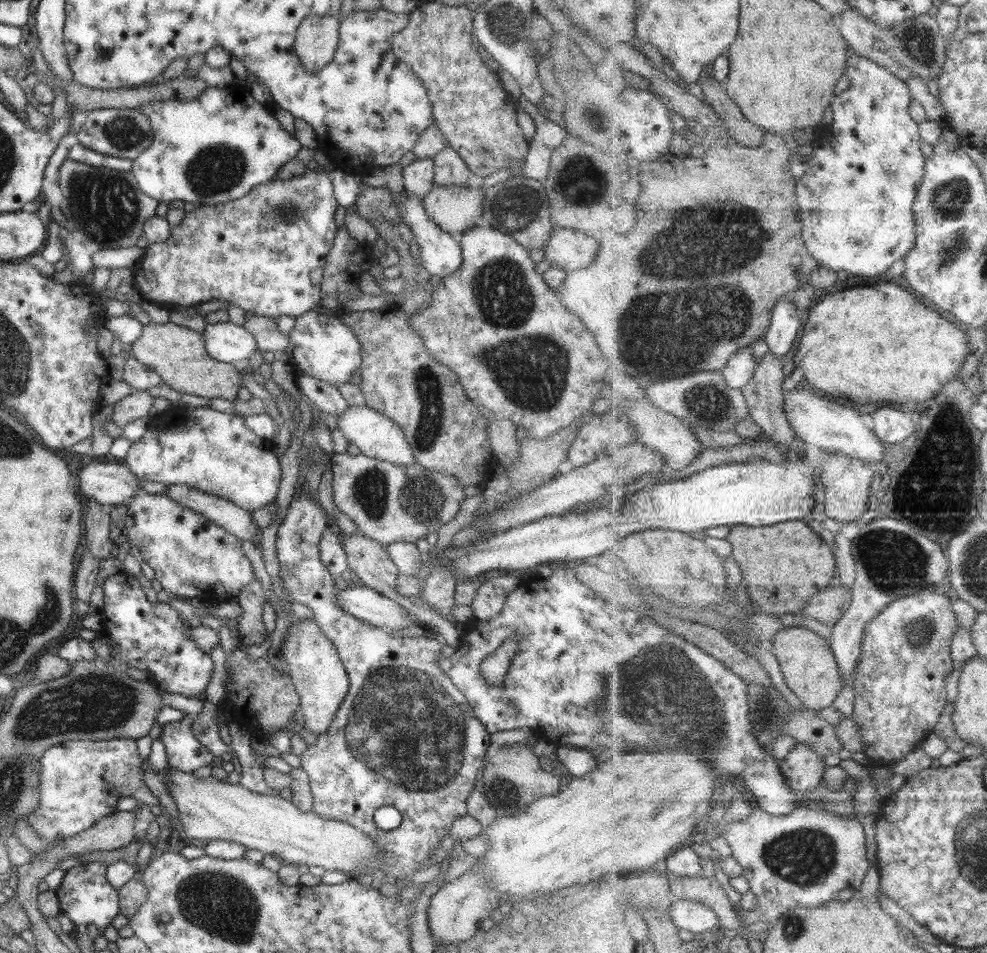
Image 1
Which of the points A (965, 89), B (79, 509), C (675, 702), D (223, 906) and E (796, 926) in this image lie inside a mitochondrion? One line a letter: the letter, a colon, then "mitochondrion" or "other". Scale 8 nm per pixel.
A: other
B: other
C: mitochondrion
D: mitochondrion
E: mitochondrion

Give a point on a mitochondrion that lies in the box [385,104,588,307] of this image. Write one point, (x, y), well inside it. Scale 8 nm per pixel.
(515, 208)

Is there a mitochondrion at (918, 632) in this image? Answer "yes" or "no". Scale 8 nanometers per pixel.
yes

